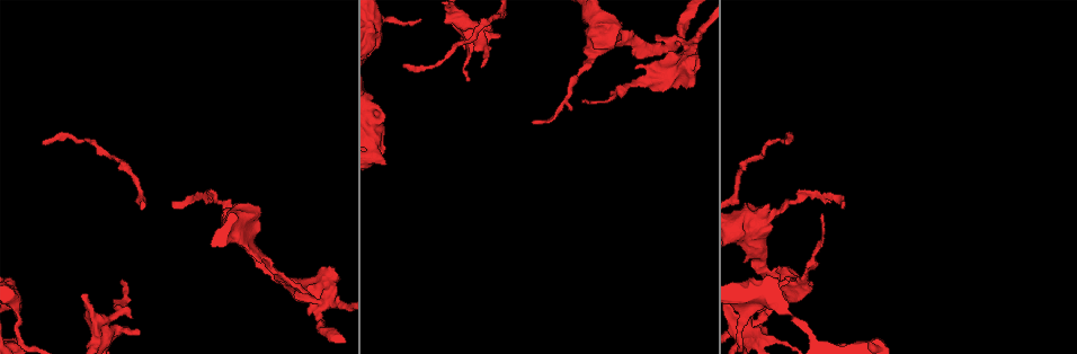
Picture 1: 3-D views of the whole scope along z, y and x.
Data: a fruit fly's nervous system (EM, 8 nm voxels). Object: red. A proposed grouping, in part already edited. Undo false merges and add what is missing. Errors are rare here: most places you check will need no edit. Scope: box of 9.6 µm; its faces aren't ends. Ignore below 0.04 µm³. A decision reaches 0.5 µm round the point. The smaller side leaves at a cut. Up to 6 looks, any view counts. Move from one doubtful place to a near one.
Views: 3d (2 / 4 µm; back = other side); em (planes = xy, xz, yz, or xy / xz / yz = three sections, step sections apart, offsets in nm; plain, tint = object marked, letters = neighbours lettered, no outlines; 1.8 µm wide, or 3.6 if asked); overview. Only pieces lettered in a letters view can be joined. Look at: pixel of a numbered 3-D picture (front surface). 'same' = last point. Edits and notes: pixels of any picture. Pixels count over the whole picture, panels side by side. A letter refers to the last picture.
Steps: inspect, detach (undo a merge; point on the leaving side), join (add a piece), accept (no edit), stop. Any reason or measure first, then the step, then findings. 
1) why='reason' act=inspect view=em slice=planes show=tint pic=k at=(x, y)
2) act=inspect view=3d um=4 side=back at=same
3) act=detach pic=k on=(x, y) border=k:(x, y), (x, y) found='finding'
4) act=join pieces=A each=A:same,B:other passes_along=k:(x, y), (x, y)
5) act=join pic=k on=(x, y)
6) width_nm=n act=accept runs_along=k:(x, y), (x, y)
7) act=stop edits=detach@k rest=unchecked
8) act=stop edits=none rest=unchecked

why='thin end' act=inspect view=3d um=2 pic=1 at=(659, 36)

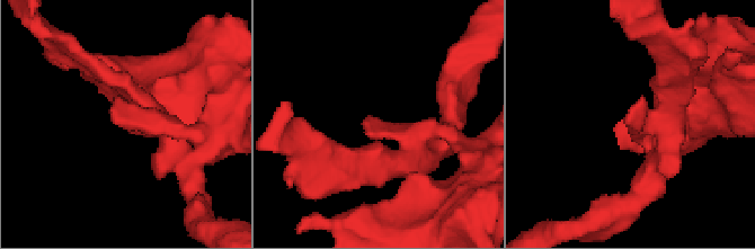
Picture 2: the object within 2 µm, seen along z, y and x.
act=inspect view=em slice=planes show=letters pic=2 at=(379, 125)

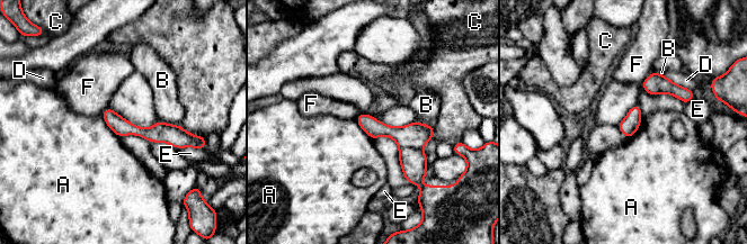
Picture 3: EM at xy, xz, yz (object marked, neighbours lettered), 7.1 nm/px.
width_nm=120 act=detach pic=3 on=(415, 135) each=A:other,B:other,C:other,D:other,E:other,F:other part_leaving=3:(106, 113), (121, 127), (187, 137) found='two neurons meet here'

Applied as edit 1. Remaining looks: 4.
why='an open end' act=inspect view=em slice=planes show=letters pic=1 at=(788, 281)

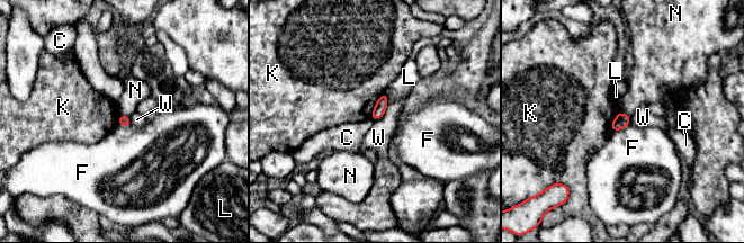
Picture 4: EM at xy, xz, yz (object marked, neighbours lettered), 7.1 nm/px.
longest_contact=K:220nm act=accept each=C:other,F:other,K:other,L:other,N:other,W:other border=4:(119, 114), (128, 116) found='none of them fits'

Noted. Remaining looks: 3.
act=inspect view=3d um=2 pic=1 at=(499, 35)

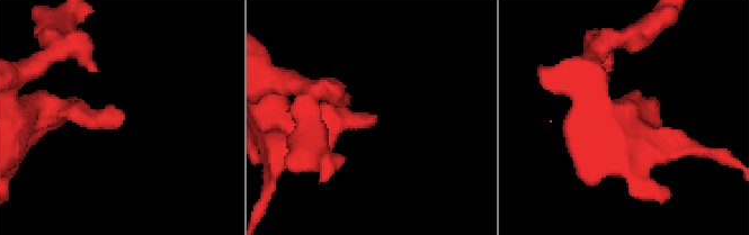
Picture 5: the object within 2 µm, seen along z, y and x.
act=inspect view=em um=3.6 slice=planes show=plain pic=5 at=(120, 123)

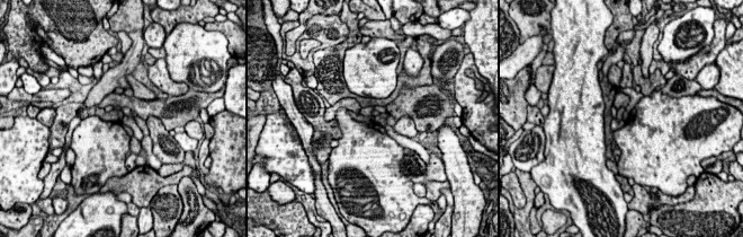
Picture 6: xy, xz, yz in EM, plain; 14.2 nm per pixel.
act=inspect view=em um=3.6 slice=planes show=letters at=same

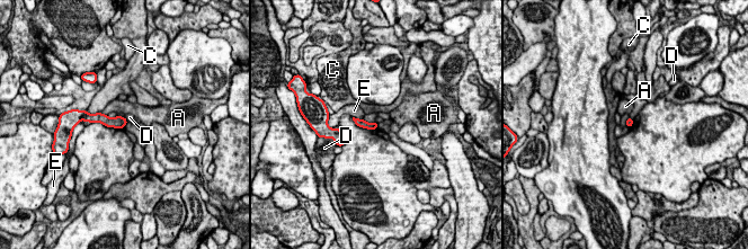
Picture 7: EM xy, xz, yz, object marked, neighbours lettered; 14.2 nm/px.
act=accept each=A:other,C:other,D:other,E:other border=7:(124, 116), (127, 122) found='no lettered piece goes on from it'

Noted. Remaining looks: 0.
act=stop edits=detach@3 rest=unchecked

